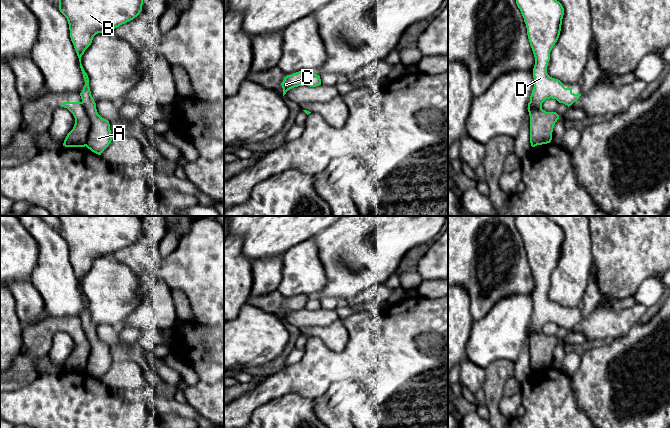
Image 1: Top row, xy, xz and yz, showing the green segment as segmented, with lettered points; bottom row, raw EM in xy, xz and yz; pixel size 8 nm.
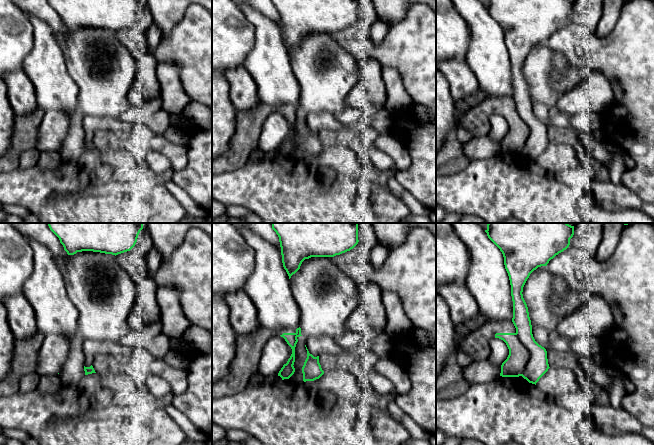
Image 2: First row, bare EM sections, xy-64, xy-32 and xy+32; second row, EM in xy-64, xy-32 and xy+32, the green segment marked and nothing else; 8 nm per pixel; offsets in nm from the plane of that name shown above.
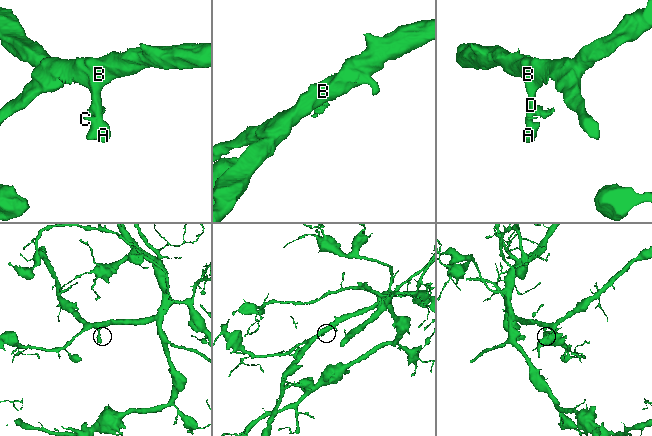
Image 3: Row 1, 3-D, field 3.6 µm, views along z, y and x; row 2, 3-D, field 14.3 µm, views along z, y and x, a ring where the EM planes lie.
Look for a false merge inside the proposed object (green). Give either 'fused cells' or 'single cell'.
fused cells

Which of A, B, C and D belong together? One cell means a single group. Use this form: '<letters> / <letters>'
A B D / C

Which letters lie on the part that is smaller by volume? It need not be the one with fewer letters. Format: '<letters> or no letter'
C

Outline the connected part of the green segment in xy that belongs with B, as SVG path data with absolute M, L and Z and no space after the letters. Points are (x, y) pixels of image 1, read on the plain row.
M58 216L59 234L67 242L70 262L80 286L85 309L80 317L83 330L91 344L86 371L101 379L113 361L109 345L102 342L91 319L89 302L81 281L91 269L93 261L102 256L113 255L142 235L141 216Z

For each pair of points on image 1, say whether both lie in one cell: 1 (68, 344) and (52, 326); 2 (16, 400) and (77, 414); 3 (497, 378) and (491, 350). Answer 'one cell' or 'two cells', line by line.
1: two cells
2: one cell
3: two cells

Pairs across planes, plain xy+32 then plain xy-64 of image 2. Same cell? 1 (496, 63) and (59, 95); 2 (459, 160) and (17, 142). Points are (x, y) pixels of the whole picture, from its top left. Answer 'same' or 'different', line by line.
1: same
2: same

